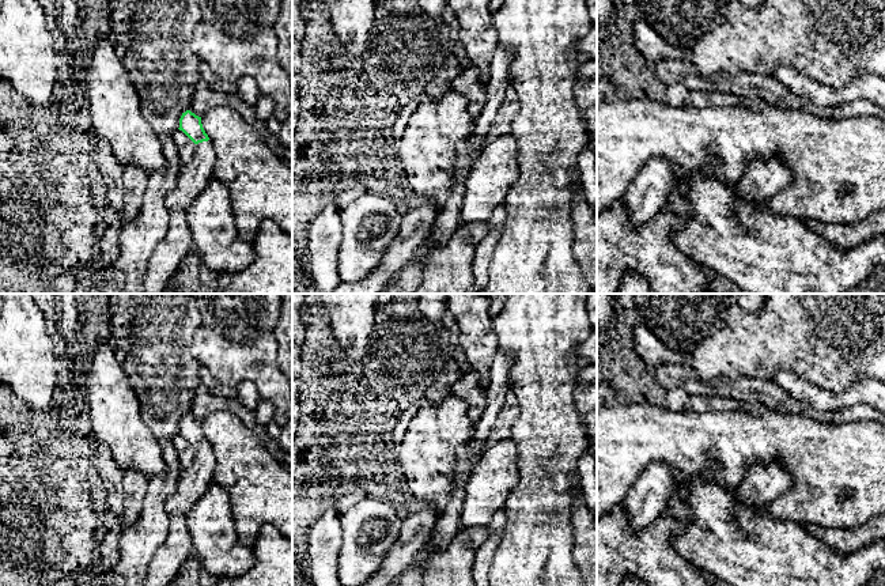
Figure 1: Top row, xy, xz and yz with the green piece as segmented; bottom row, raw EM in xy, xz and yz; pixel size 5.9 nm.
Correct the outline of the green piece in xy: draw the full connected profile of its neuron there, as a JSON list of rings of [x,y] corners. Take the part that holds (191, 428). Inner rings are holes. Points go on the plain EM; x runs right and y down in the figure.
[[[186,415],[179,423],[178,434],[194,447],[194,461],[181,470],[175,492],[166,502],[169,536],[148,564],[143,586],[170,586],[182,564],[194,553],[186,522],[188,513],[212,484],[215,455],[201,421]]]

